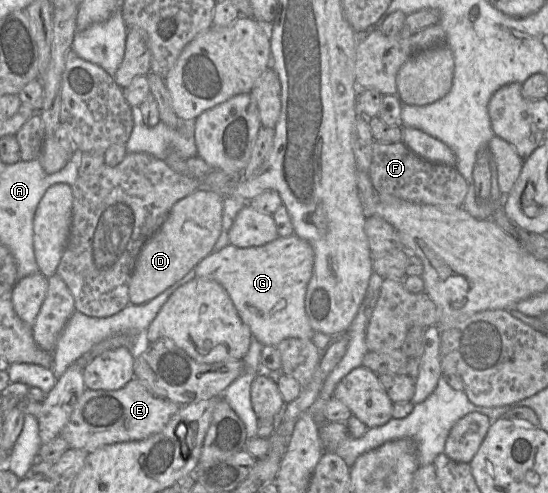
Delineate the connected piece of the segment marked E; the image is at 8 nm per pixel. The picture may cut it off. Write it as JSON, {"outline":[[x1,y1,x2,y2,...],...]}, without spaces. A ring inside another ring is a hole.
{"outline":[[135,377,118,390,85,389,60,436,70,448,91,453,105,445,139,441,162,431,181,406,154,395]]}

